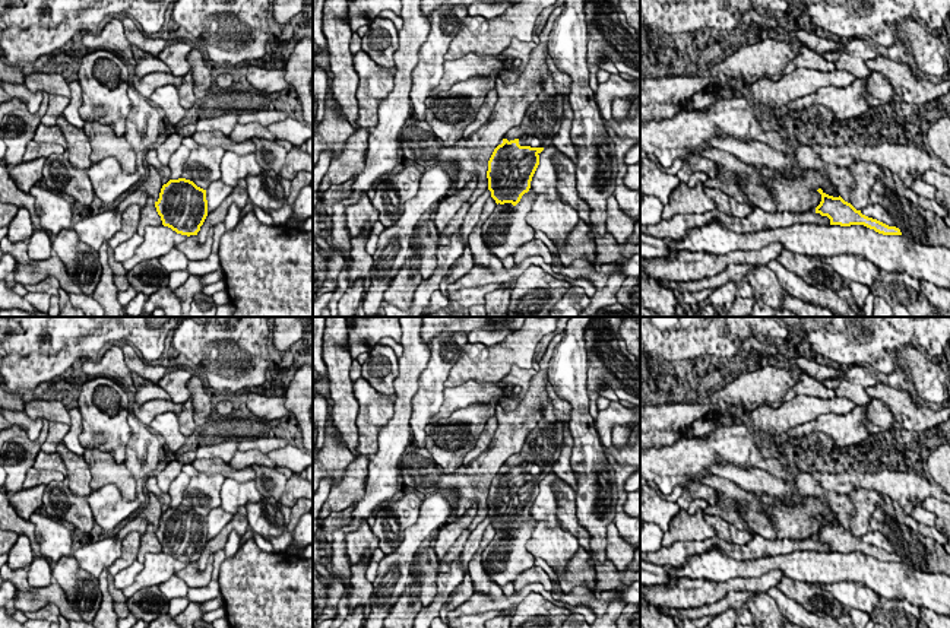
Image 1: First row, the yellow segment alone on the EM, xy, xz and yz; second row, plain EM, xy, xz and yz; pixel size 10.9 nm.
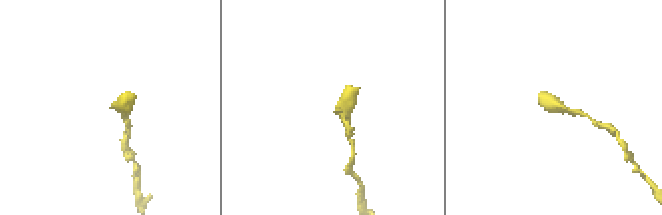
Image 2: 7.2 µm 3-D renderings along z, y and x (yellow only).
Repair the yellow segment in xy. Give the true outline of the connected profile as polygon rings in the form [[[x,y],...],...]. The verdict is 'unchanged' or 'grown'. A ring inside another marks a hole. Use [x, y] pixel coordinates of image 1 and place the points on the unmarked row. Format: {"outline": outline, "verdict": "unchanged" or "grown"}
{"outline": [[[186,505],[170,507],[155,535],[164,554],[181,562],[197,562],[208,543],[206,517]]], "verdict": "unchanged"}

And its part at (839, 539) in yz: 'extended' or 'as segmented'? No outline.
as segmented

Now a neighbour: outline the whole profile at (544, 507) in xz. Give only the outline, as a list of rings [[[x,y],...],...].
[[[555,472],[547,473],[539,482],[539,492],[532,504],[531,516],[539,523],[545,521],[548,527],[557,526],[557,498],[554,494],[554,482],[558,480]]]

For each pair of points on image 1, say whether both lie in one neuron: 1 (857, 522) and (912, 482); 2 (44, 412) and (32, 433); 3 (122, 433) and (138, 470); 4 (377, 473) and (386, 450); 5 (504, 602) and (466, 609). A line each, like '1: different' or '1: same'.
1: different
2: different
3: different
4: same
5: same

